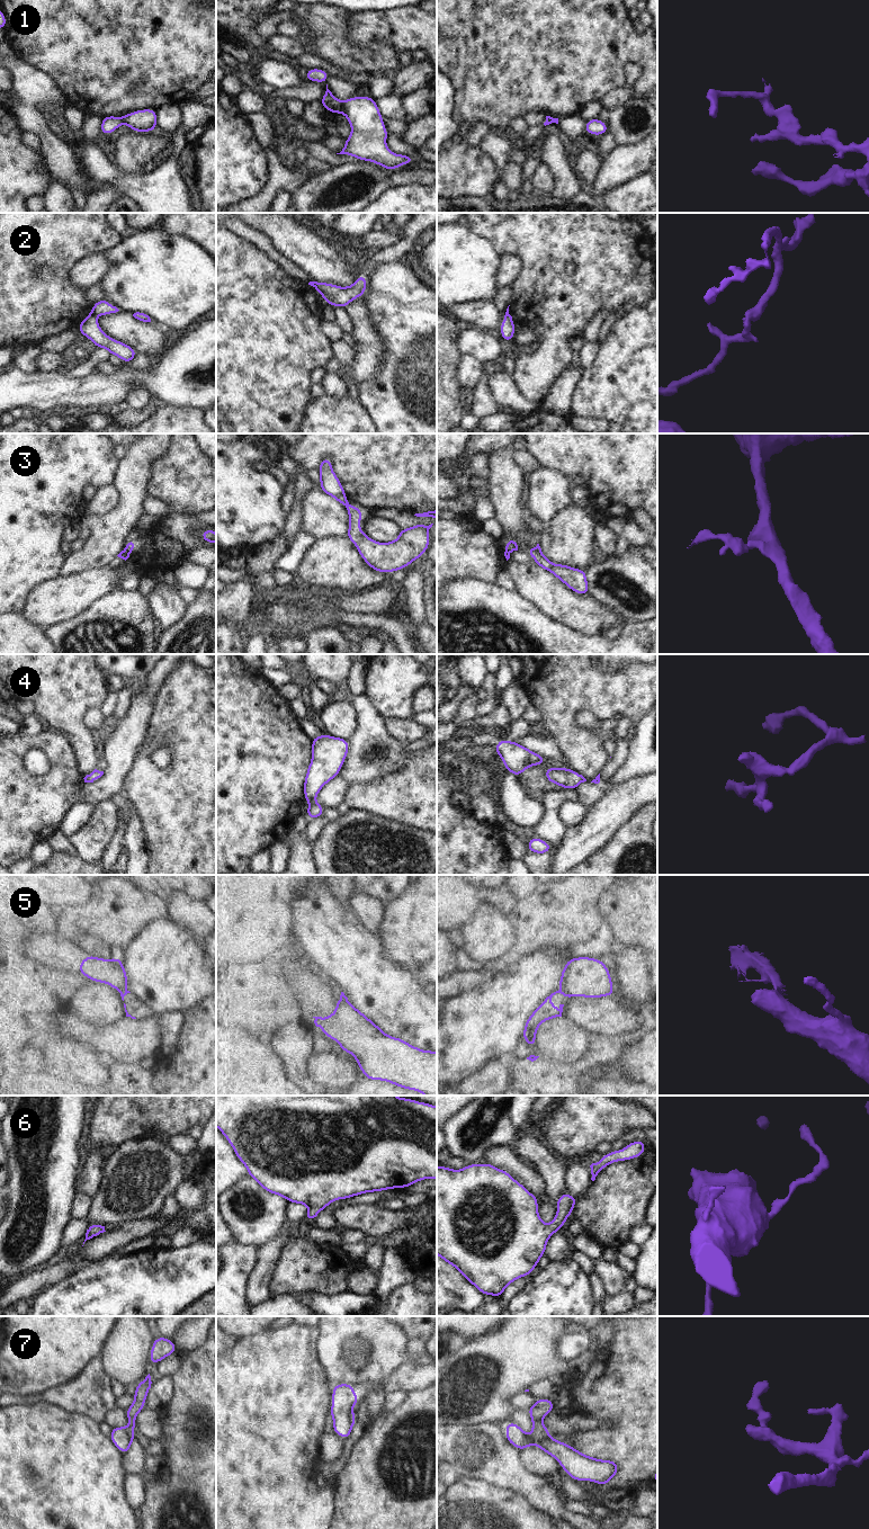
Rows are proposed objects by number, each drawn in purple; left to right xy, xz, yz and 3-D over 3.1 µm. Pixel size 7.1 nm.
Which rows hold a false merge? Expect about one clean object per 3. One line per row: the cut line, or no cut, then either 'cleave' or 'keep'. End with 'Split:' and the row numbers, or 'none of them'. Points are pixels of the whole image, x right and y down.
1: cut in xz along (341, 101), (342, 109); cleave
2: cut in xy along (90, 313), (95, 315); cleave
3: cut in xy along (126, 547), (130, 554); cleave
4: no cut; keep
5: cut in yz along (560, 989), (572, 995); cleave
6: no cut; keep
7: cut in yz along (547, 1436), (544, 1436), (536, 1442), (530, 1442); cleave
Split: 1, 2, 3, 5, 7

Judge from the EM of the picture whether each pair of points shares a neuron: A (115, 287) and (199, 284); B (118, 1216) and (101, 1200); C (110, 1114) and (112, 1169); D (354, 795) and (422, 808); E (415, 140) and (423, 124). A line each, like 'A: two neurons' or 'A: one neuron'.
A: one neuron
B: one neuron
C: two neurons
D: one neuron
E: one neuron

